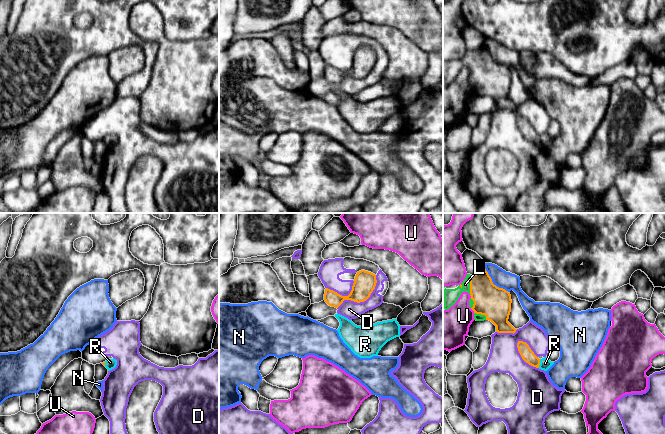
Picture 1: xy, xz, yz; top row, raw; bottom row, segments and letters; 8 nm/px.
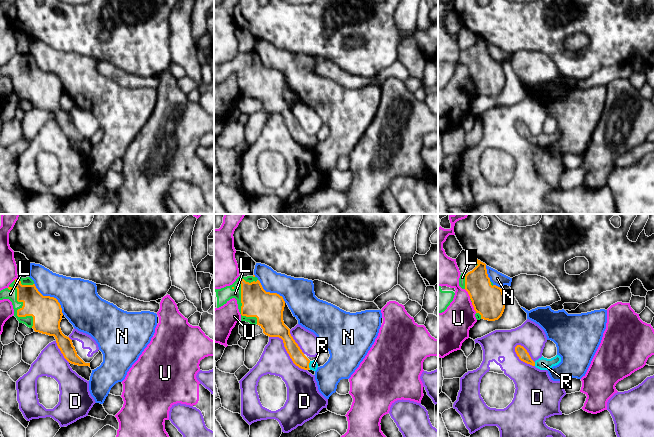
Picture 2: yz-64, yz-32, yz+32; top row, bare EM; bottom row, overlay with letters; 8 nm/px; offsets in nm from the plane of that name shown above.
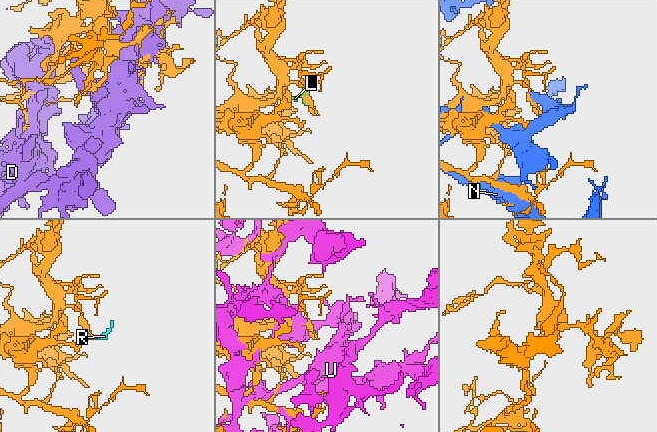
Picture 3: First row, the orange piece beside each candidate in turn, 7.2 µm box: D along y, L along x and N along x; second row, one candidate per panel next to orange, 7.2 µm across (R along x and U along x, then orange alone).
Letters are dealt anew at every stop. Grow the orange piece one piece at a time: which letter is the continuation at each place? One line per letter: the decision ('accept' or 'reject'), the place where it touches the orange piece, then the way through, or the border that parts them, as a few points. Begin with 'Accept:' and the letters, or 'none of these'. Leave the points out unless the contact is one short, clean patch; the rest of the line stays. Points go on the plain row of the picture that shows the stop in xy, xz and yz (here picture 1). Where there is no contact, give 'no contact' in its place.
Accept: L, R
D: reject | yz (521, 132)
L: accept | yz (470, 61)
N: reject | yz (492, 58)
R: accept | yz (539, 139) | across yz (527, 130), (539, 139), (545, 139)
U: reject | yz (472, 85)

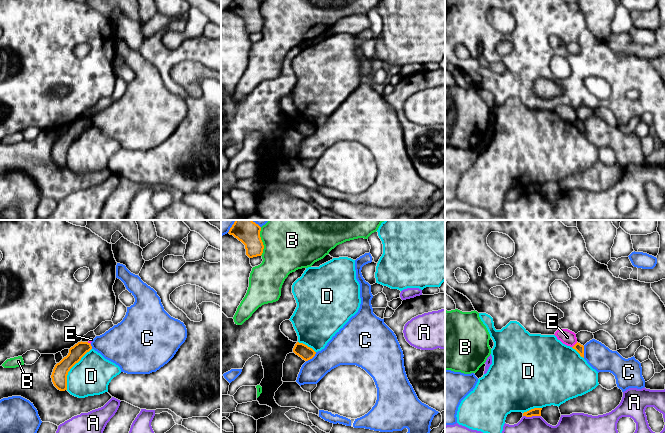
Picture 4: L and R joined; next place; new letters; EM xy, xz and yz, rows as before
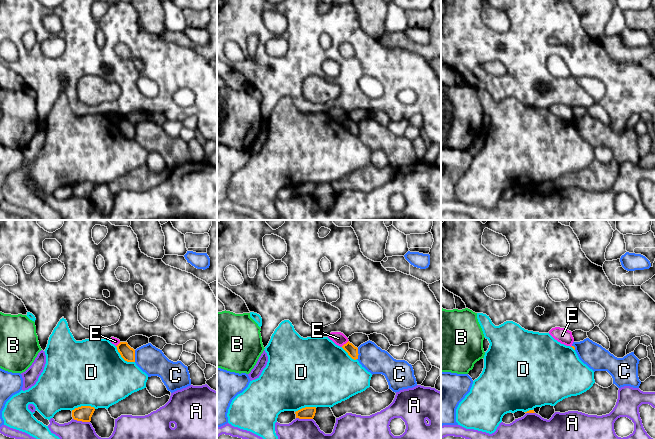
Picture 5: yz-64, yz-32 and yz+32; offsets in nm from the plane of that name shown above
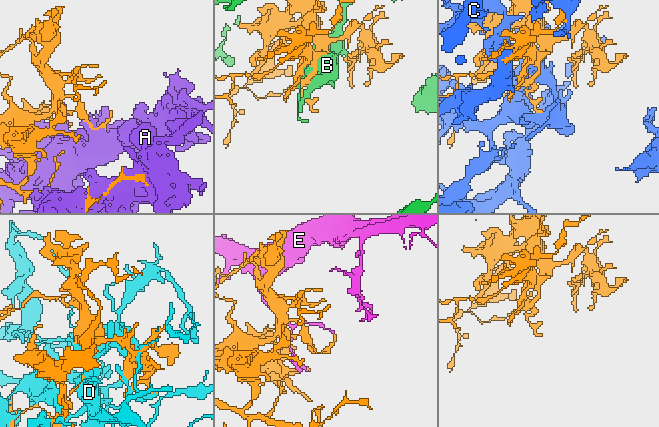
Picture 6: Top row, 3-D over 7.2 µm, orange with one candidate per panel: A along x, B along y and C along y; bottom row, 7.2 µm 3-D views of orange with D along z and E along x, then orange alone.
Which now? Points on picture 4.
Accept: none of these
A: reject | yz (532, 191)
B: reject | xz (261, 17)
C: reject | xz (311, 134)
D: reject | xy (70, 144)
E: reject | yz (574, 121) | along yz (577, 118), (572, 123)

